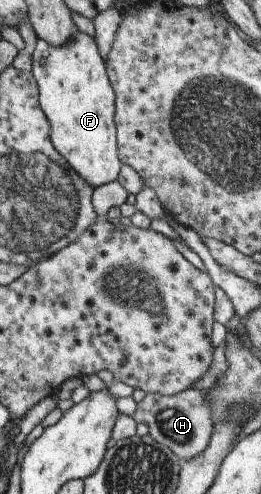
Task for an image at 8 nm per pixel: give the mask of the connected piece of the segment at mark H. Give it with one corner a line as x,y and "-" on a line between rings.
203,389
182,391
177,395
148,393
143,401
137,403
137,411
132,418
136,424
146,423
149,427
148,434
159,443
169,447
183,461
191,460
203,453
214,431
211,405

